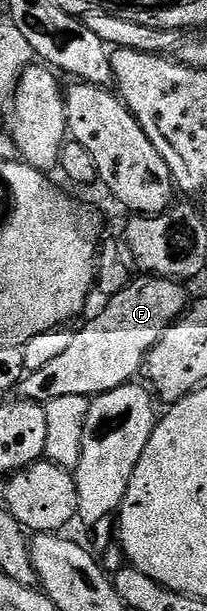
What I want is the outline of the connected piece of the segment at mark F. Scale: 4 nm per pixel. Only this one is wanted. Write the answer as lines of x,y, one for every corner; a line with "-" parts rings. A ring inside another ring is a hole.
160,277
134,278
90,323
76,328
71,345
44,369
28,372
16,389
22,399
45,404
55,397
95,396
134,382
142,374
145,355
165,330
185,314
187,298
180,282

